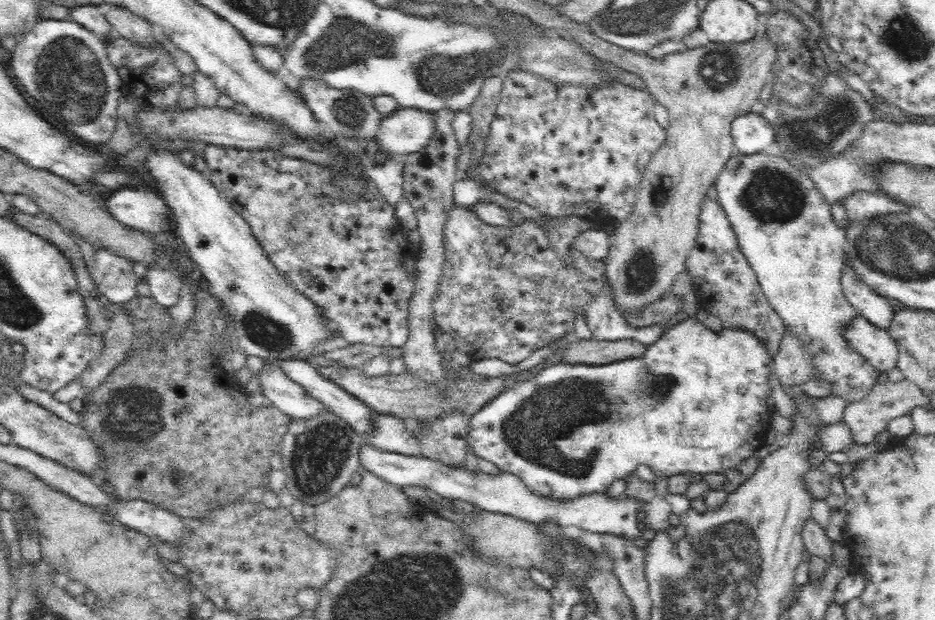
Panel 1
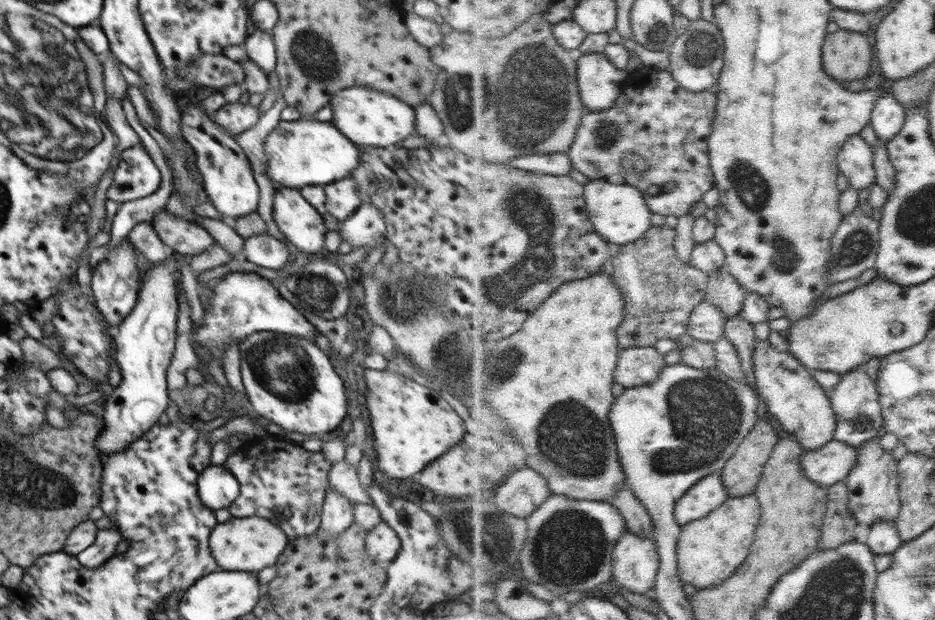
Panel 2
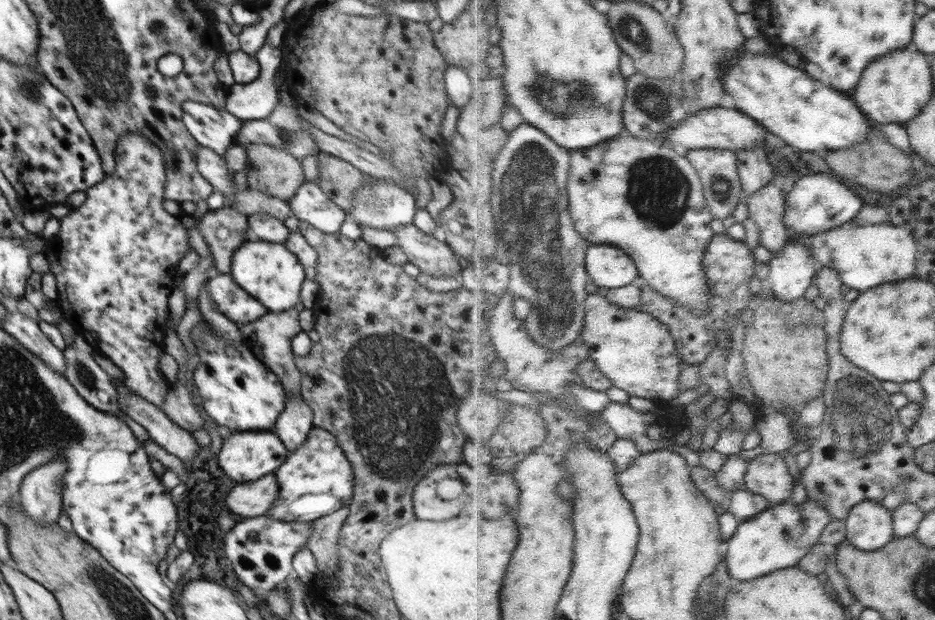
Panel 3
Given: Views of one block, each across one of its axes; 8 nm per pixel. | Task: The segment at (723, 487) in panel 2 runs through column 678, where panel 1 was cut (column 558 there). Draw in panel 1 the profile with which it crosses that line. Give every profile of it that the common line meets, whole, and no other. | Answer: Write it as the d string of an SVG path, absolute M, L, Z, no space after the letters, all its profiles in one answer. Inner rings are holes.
M361 439L358 444L358 463L363 472L376 476L380 482L390 487L408 488L422 486L431 488L440 496L450 499L462 499L477 504L484 511L502 513L527 523L537 524L540 520L558 520L564 526L578 526L593 533L616 532L630 539L640 536L637 527L639 508L642 504L630 499L608 499L604 493L584 495L575 502L560 506L552 499L542 499L532 495L520 479L510 473L500 476L488 476L482 472L473 475L466 469L450 469L424 457L408 457L397 452L382 450Z

